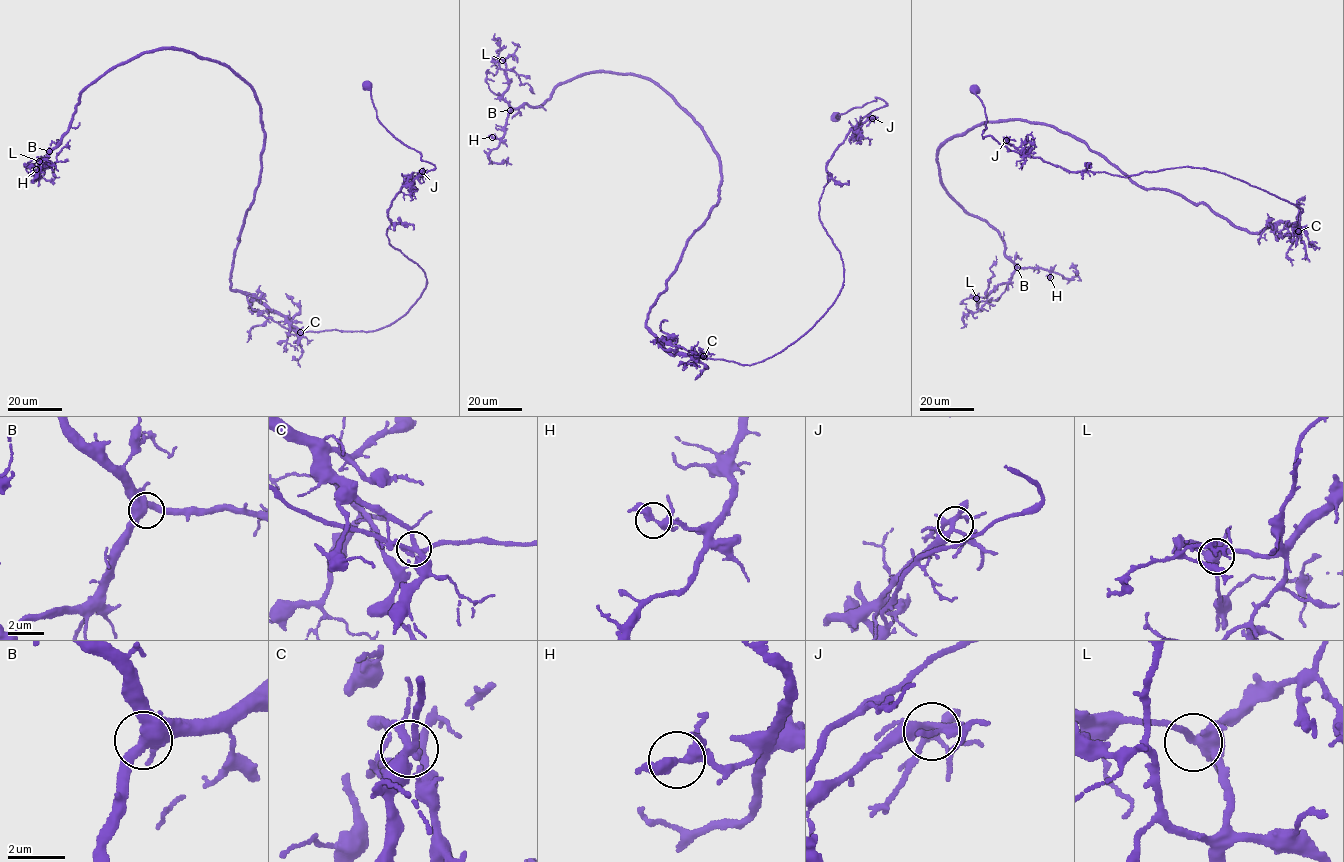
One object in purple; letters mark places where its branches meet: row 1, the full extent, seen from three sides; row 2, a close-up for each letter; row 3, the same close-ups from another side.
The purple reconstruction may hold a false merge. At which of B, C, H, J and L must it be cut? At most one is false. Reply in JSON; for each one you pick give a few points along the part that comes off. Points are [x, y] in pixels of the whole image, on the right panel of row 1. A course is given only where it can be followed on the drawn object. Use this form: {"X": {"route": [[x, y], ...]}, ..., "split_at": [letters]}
{"C": {"route": [[1298, 231], [1298, 205], [1212, 170], [1121, 177], [1067, 171], [1011, 151], [982, 137], [986, 116], [974, 86]]}, "split_at": ["C"]}

